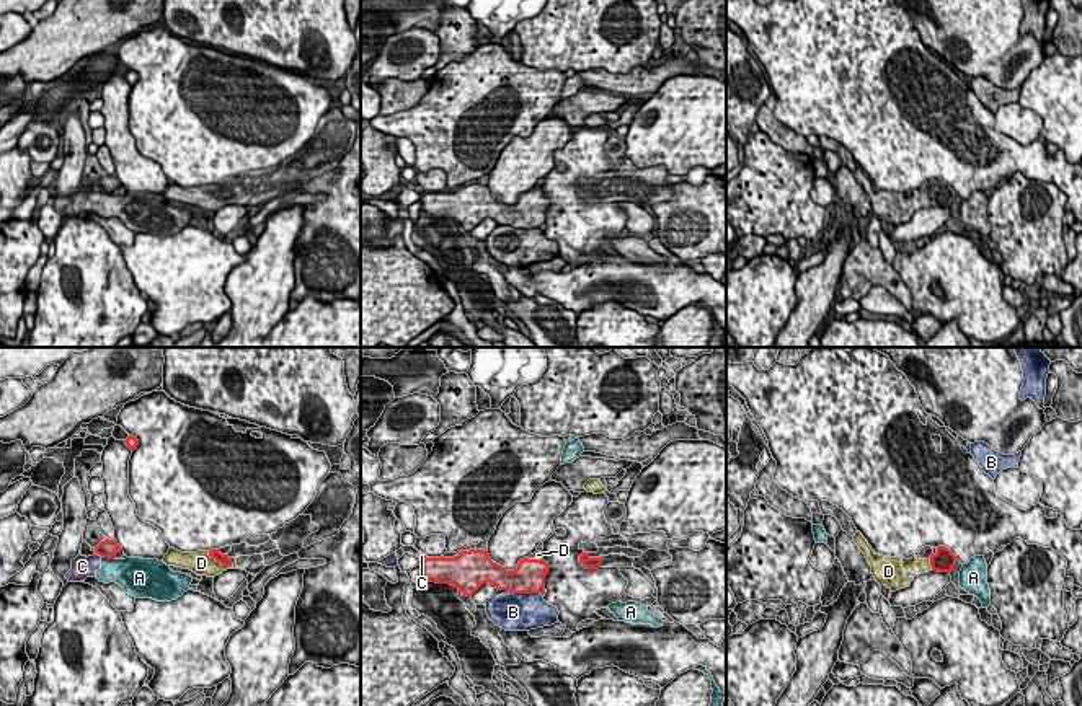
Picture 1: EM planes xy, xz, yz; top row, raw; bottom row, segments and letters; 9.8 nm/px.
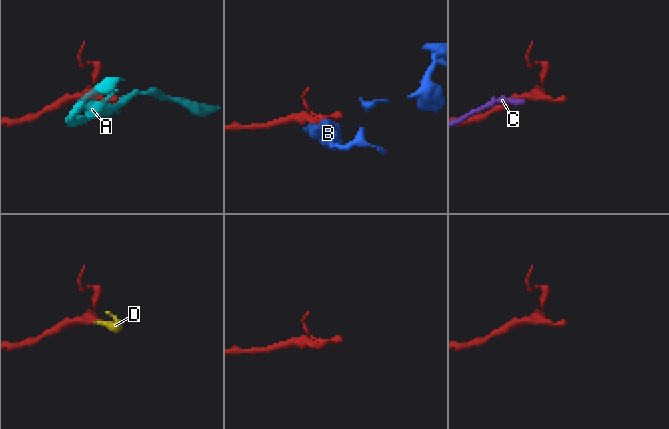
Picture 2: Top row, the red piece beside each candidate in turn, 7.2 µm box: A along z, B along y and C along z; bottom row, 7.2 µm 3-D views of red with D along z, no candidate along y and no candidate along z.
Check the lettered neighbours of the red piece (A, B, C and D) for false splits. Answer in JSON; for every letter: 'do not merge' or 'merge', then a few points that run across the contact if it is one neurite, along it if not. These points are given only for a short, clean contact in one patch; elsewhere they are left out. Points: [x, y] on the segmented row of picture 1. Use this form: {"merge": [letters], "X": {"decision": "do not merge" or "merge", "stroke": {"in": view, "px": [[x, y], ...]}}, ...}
{"merge": ["D"], "A": {"decision": "do not merge"}, "B": {"decision": "do not merge"}, "C": {"decision": "do not merge"}, "D": {"decision": "merge"}}

